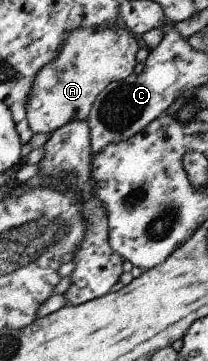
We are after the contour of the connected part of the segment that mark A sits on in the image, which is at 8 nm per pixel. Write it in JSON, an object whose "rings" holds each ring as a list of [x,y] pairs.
{"rings":[[[116,24],[112,27],[100,25],[99,27],[78,27],[67,32],[60,48],[56,51],[48,64],[39,68],[32,79],[25,104],[25,117],[30,132],[33,134],[50,135],[52,131],[68,124],[70,121],[86,121],[96,95],[112,81],[121,81],[133,72],[134,55],[138,52],[141,43],[139,38],[133,36],[126,28]]]}

